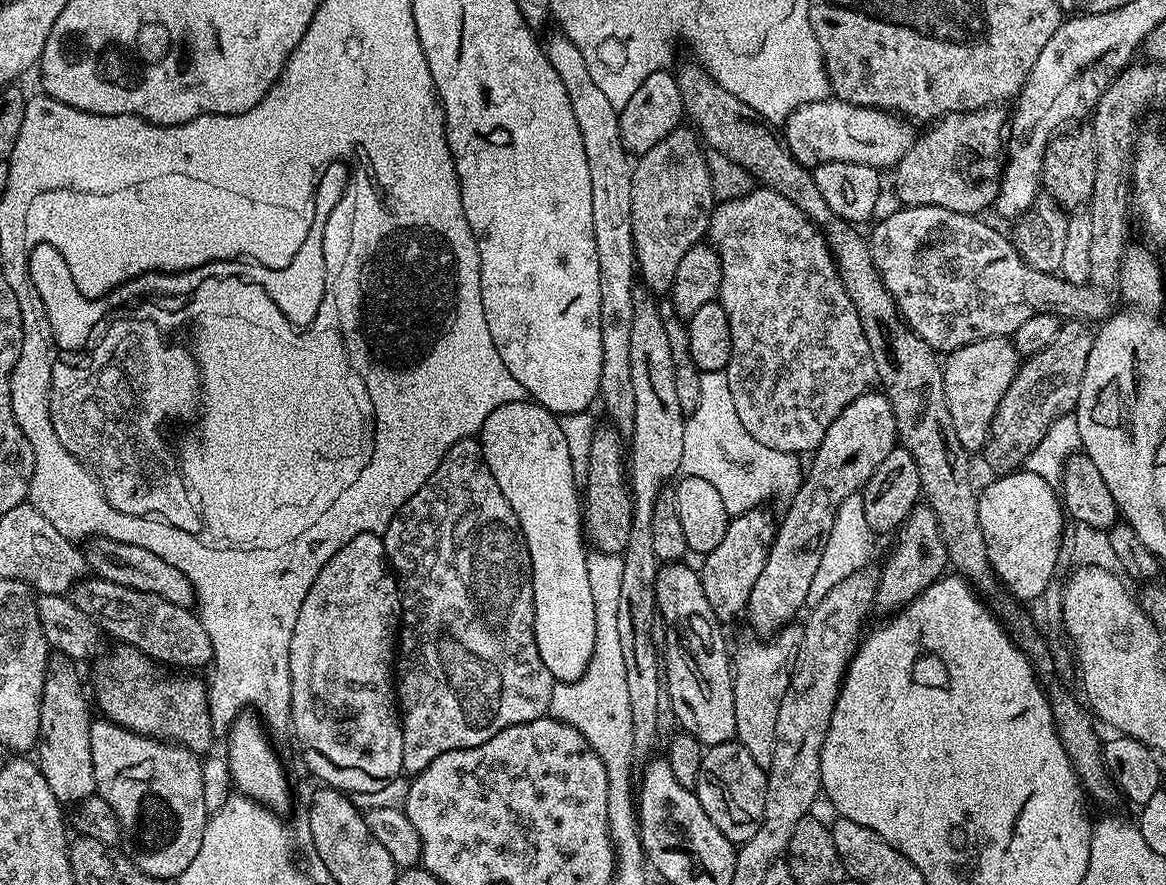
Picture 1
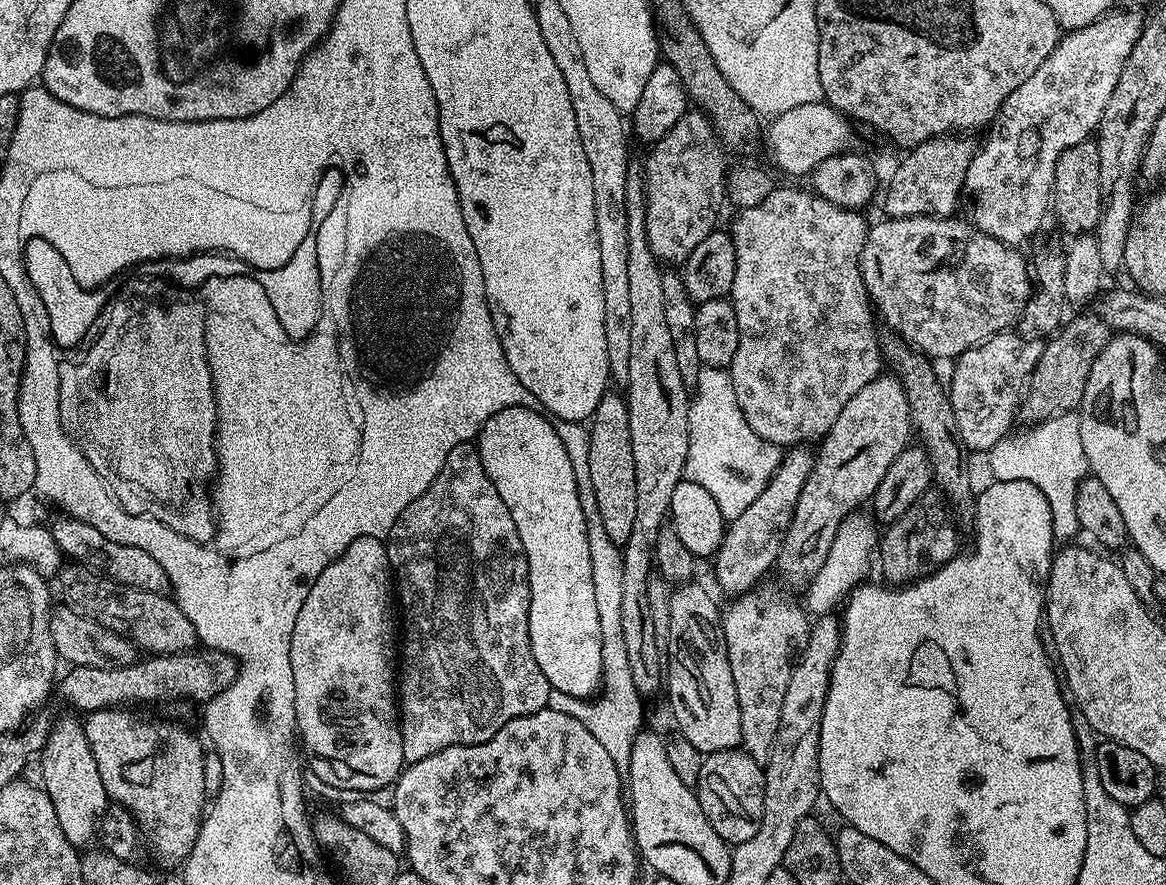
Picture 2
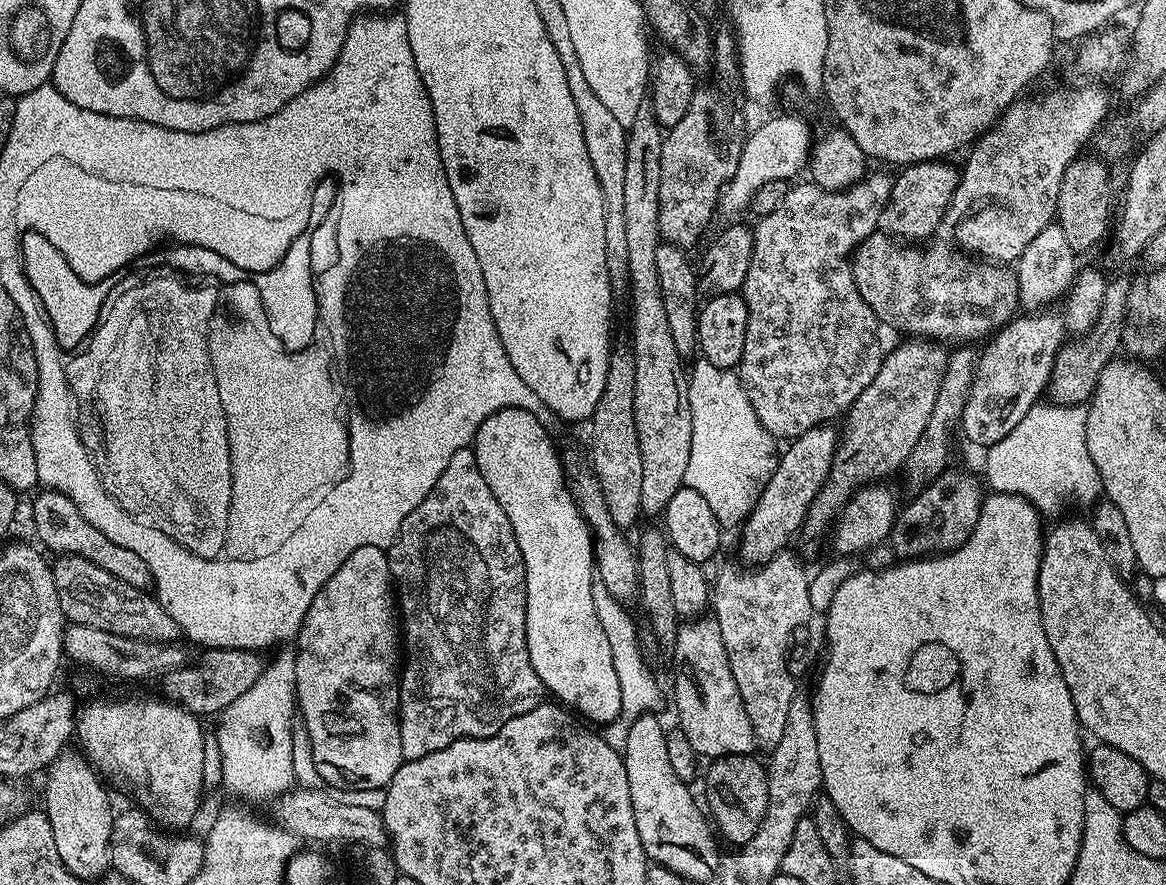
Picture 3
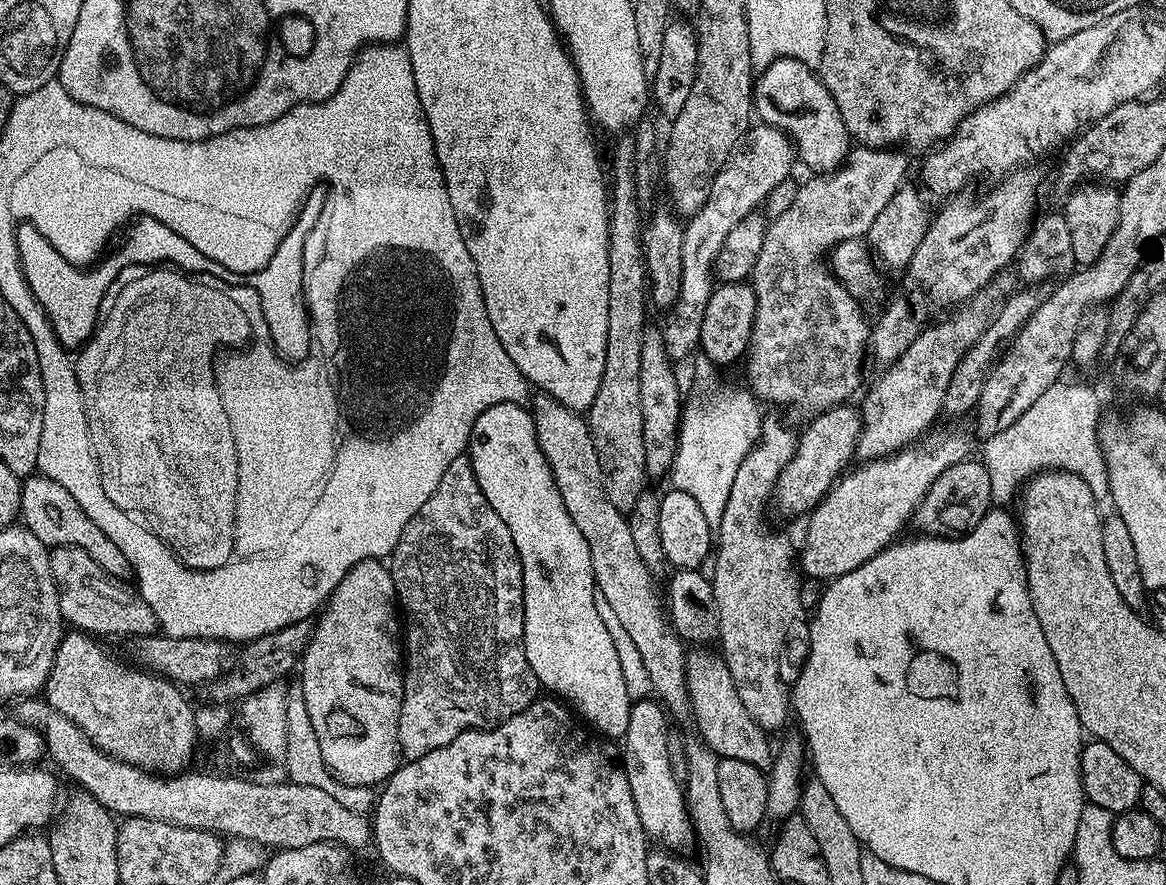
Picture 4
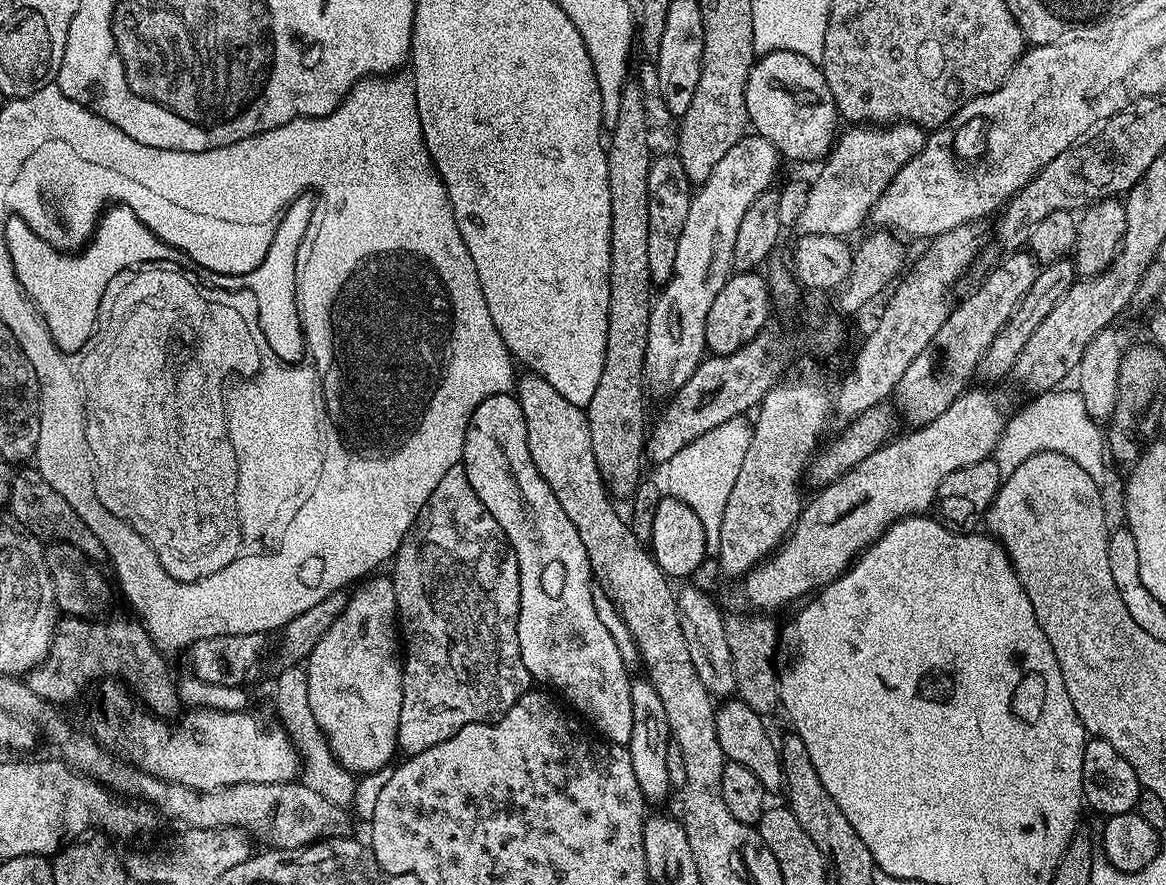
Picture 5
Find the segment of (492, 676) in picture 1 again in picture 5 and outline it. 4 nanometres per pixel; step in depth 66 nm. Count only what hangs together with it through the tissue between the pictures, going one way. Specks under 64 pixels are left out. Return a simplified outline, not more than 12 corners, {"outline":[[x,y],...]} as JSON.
{"outline":[[455,464],[391,561],[396,743],[533,687],[518,558]]}

